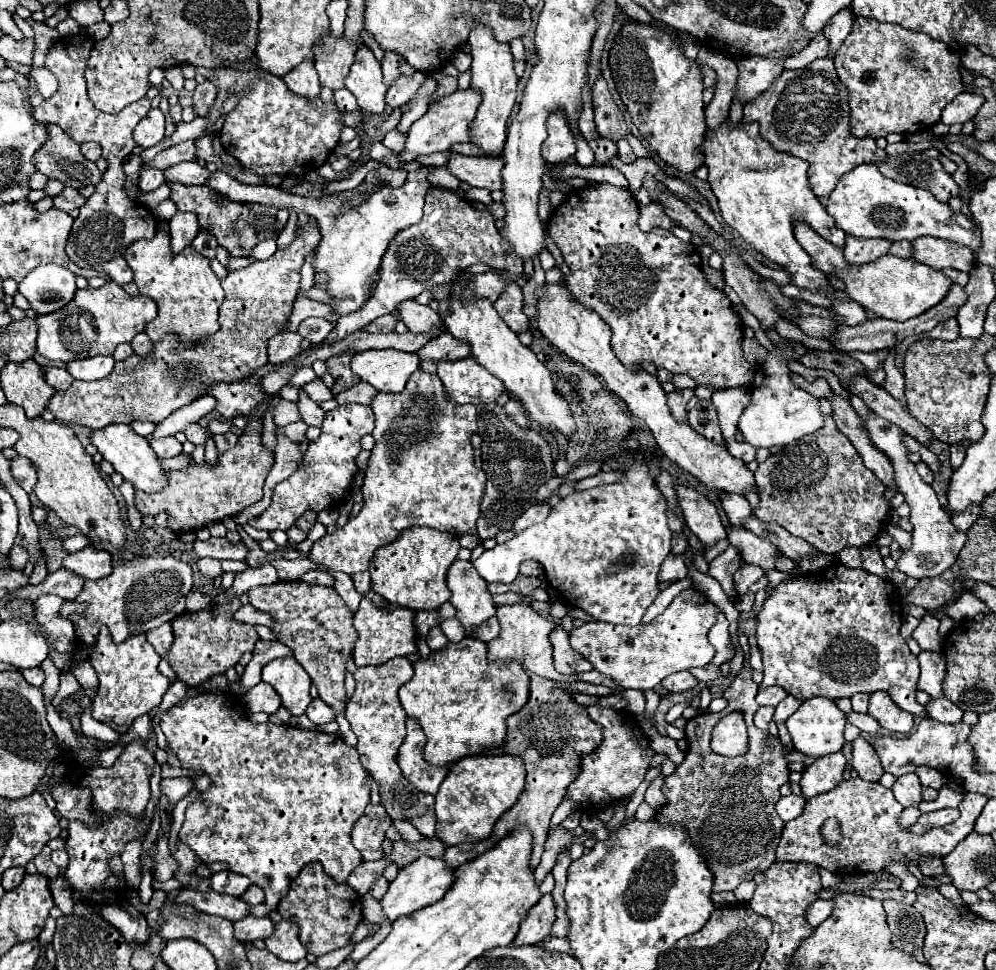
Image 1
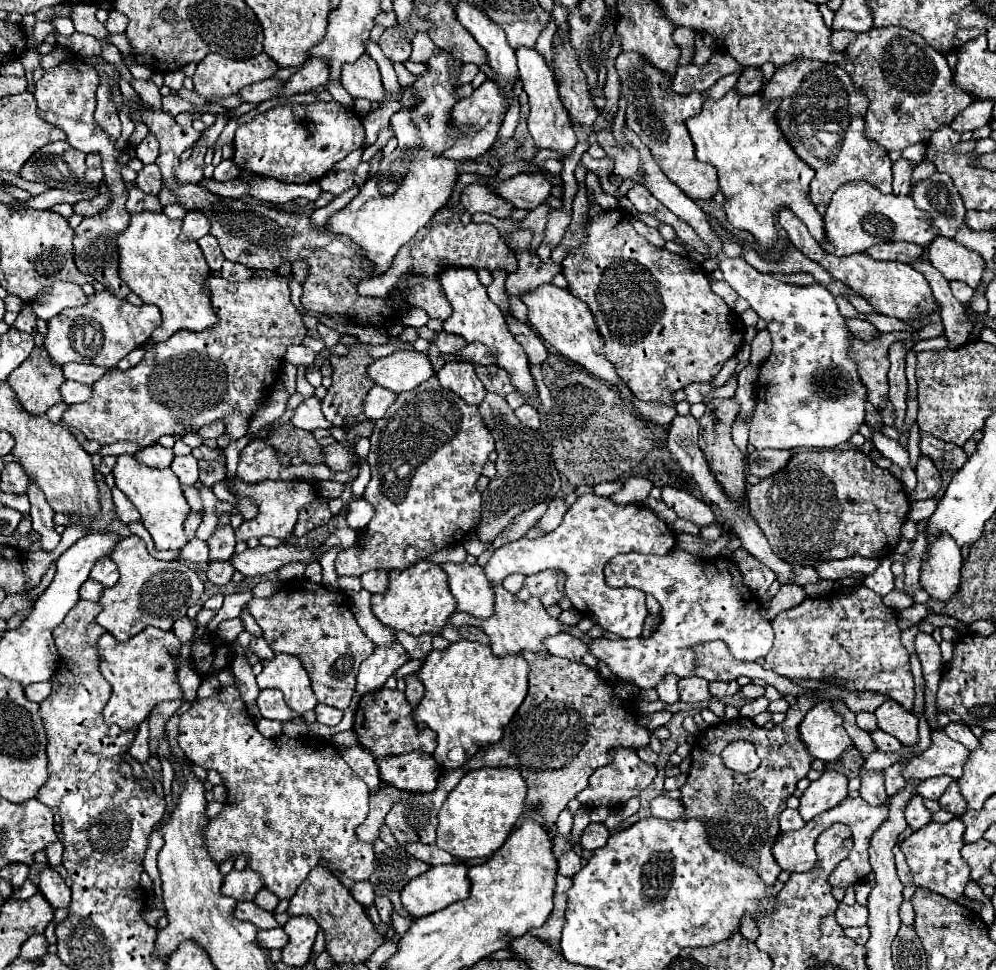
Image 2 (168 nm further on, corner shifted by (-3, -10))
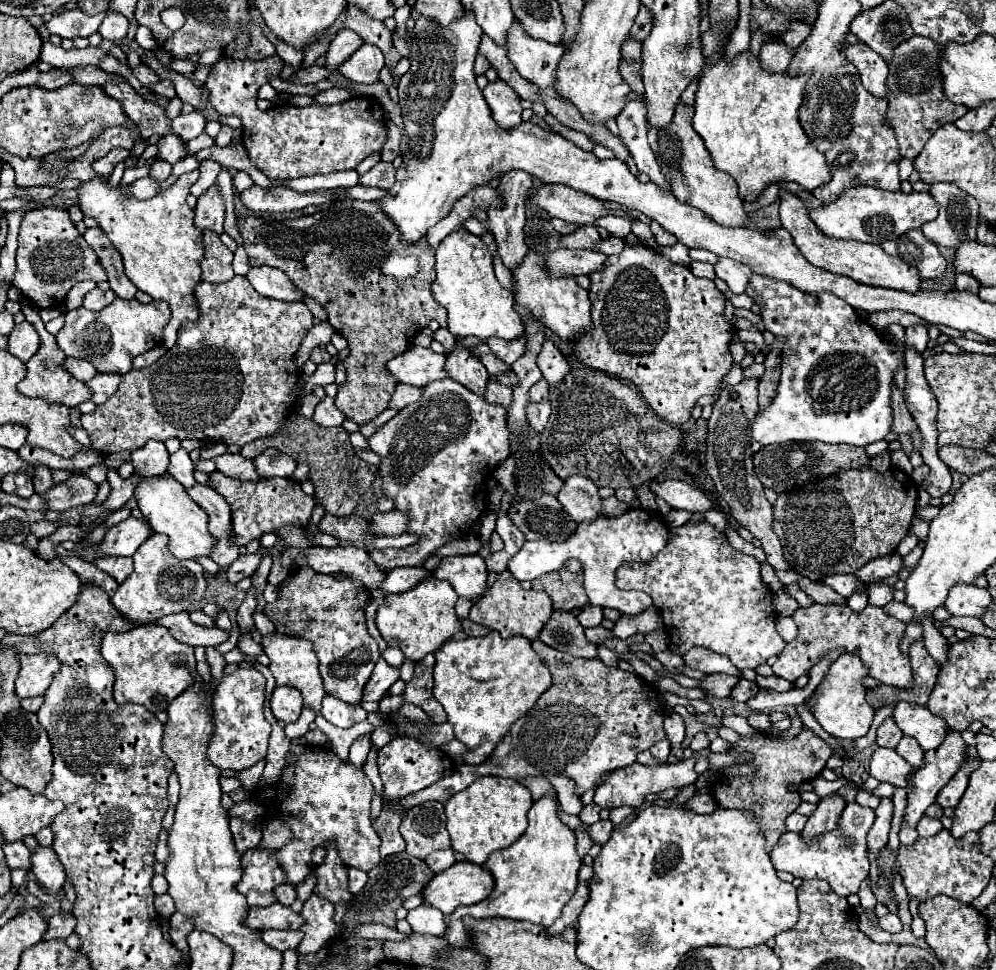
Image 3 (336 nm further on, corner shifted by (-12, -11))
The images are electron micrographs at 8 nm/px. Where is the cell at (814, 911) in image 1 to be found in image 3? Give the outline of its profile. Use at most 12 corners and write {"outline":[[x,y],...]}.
{"outline":[[892,912],[878,918],[878,926],[886,932],[902,930],[900,918]]}

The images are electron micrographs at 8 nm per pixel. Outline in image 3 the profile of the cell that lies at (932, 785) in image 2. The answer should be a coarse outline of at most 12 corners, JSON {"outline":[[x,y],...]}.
{"outline":[[980,760],[966,764],[940,790],[936,802],[954,808],[962,798],[970,772]]}

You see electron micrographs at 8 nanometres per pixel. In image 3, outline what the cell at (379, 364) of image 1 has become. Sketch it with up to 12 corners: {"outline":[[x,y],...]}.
{"outline":[[414,346],[386,368],[398,382],[422,388],[444,380],[444,354]]}

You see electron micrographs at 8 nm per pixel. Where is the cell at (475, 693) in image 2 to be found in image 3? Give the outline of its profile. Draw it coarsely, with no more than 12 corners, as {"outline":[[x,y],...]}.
{"outline":[[526,638],[448,640],[434,698],[482,764],[552,678]]}

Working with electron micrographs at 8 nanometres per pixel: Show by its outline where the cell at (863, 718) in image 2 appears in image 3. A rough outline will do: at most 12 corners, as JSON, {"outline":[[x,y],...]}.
{"outline":[[892,718],[878,726],[878,746],[896,748],[902,730]]}

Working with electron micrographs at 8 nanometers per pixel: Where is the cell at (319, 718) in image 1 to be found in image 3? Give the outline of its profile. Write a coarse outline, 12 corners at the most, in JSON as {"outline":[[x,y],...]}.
{"outline":[[324,696],[322,716],[338,726],[350,728],[368,718],[360,704],[346,704]]}

